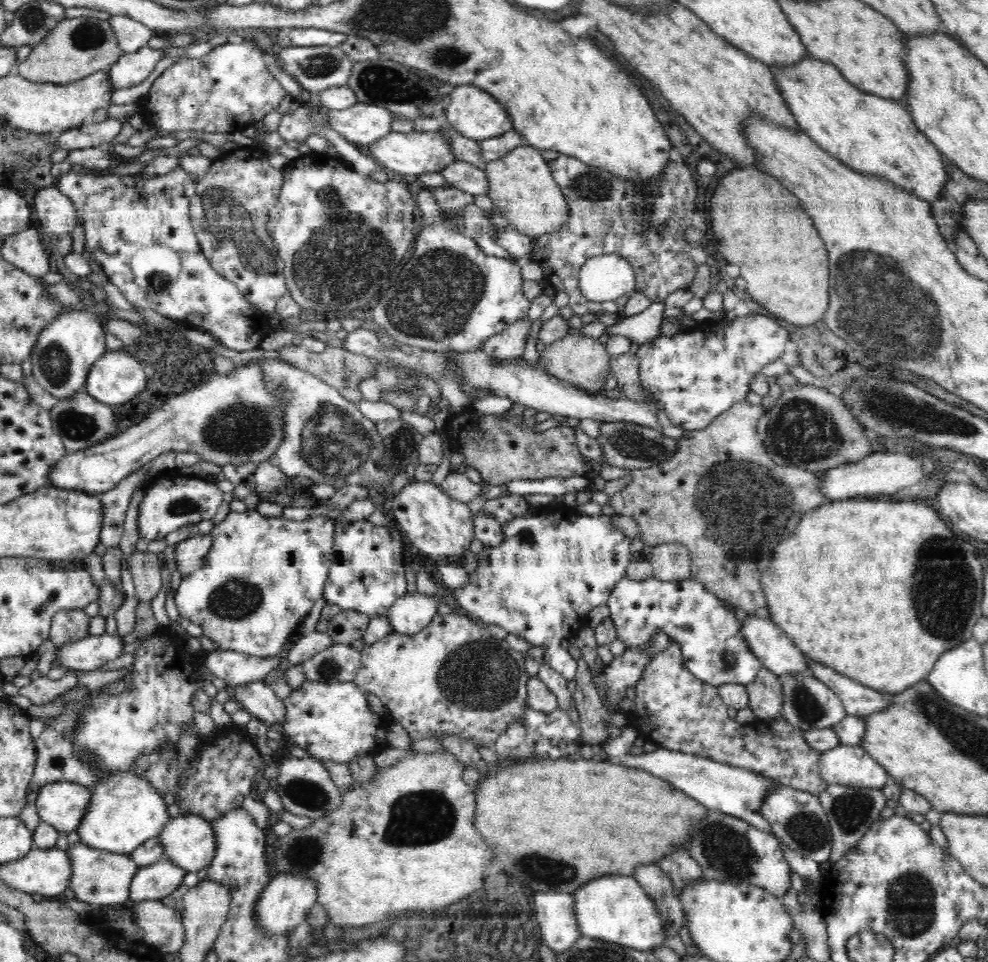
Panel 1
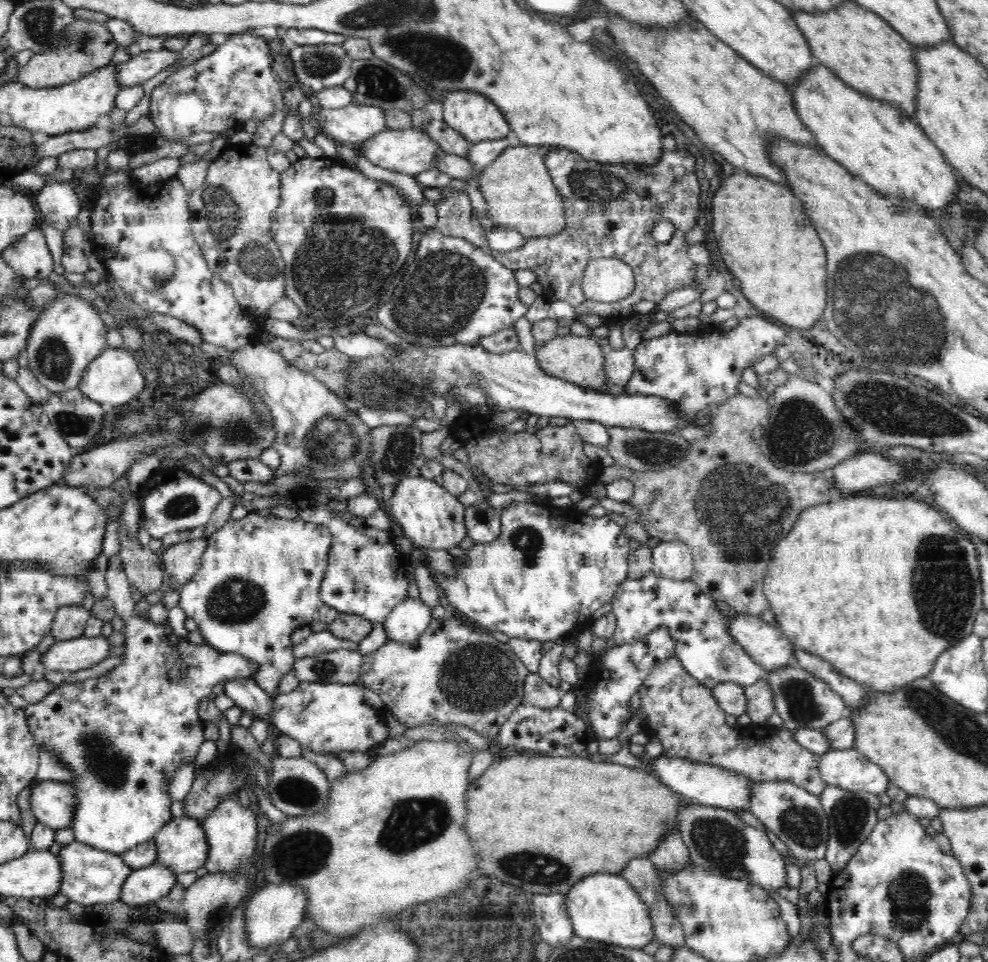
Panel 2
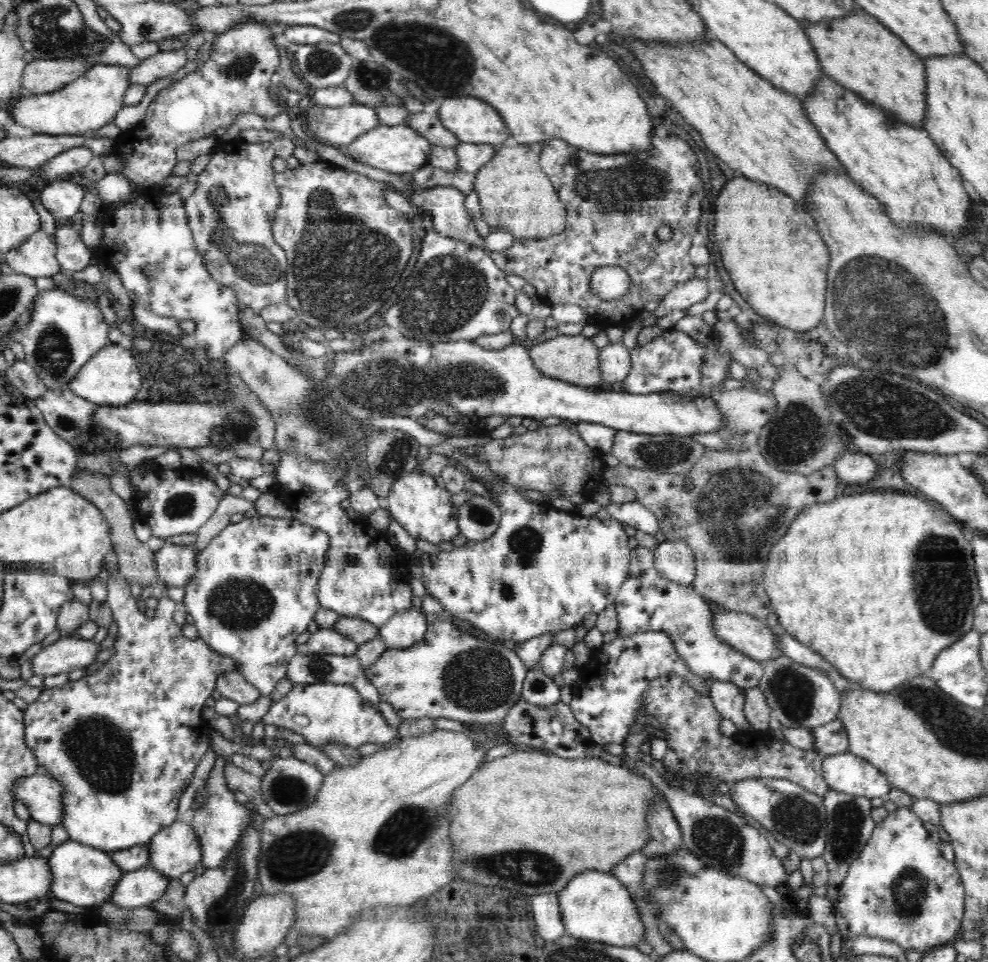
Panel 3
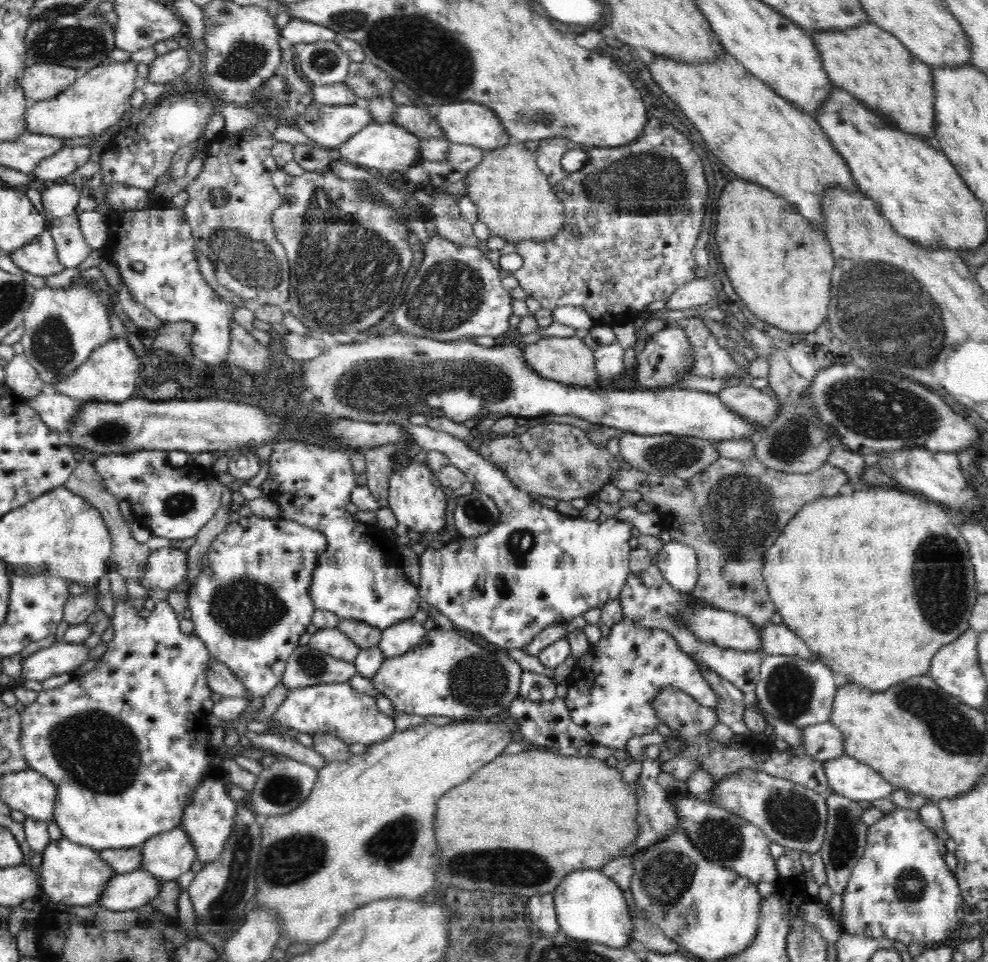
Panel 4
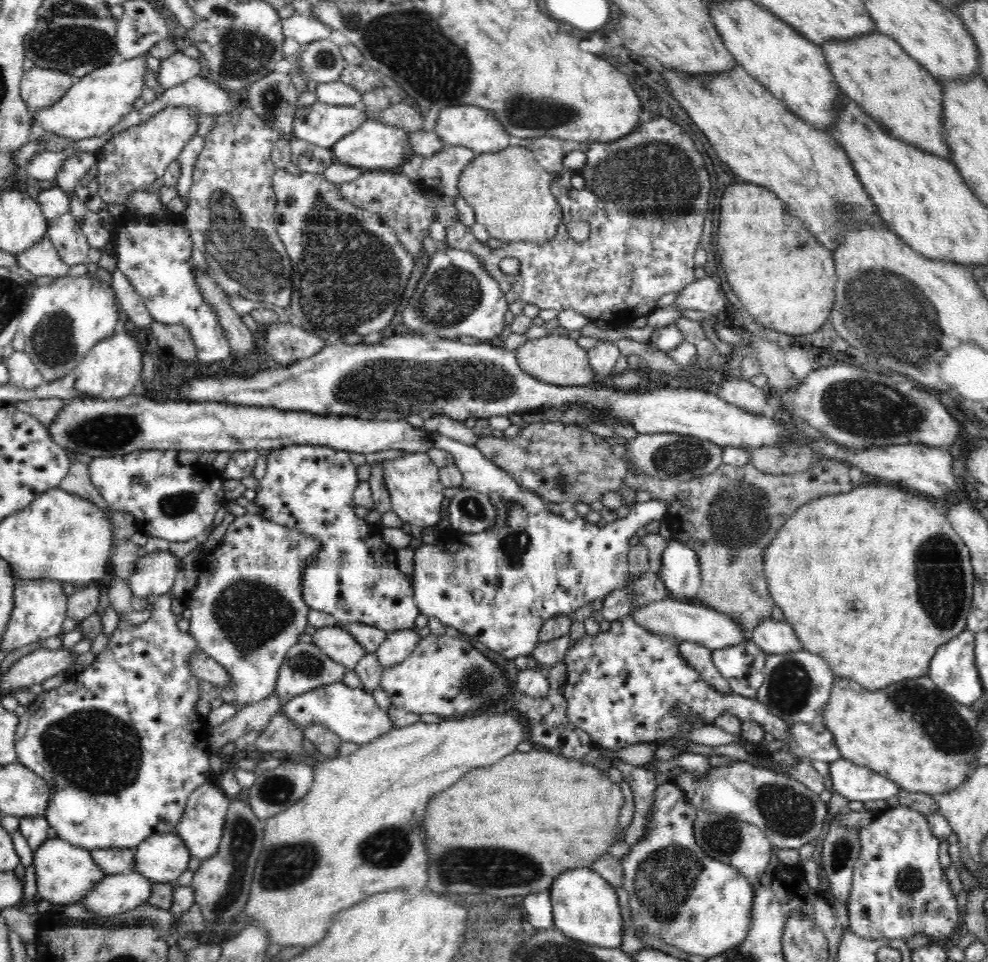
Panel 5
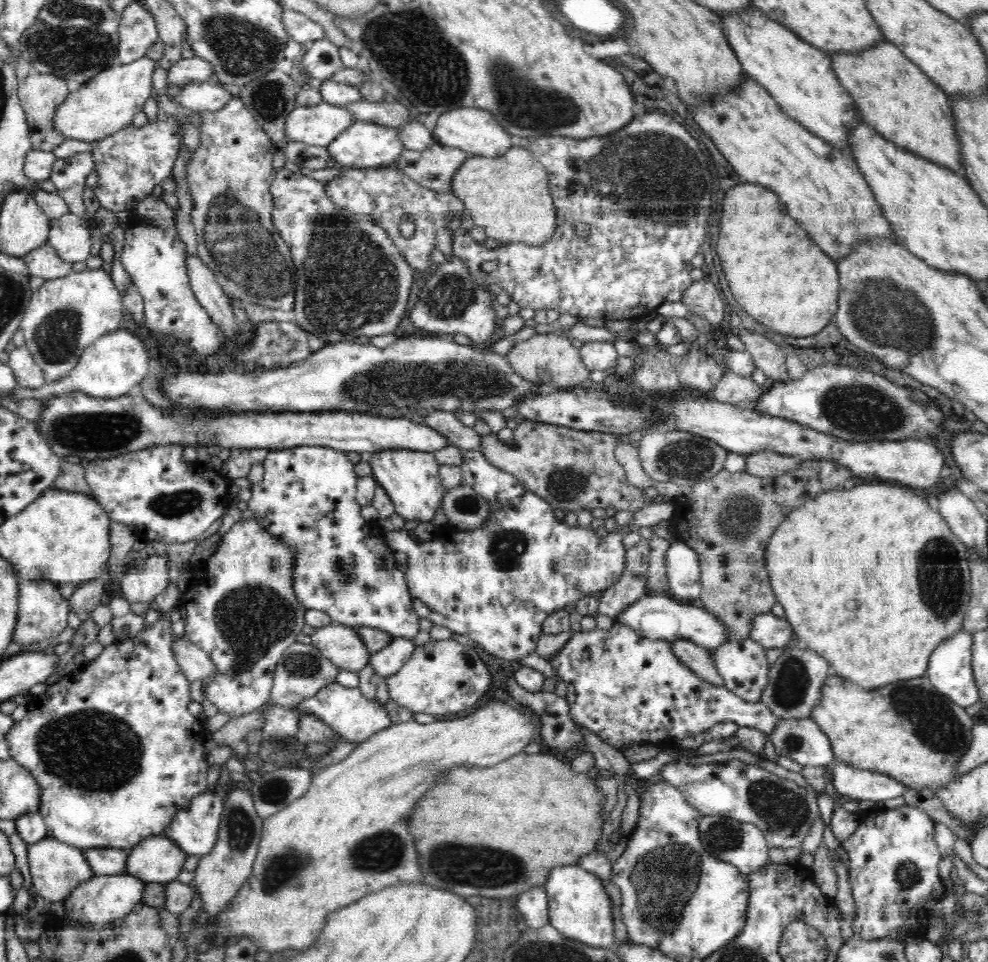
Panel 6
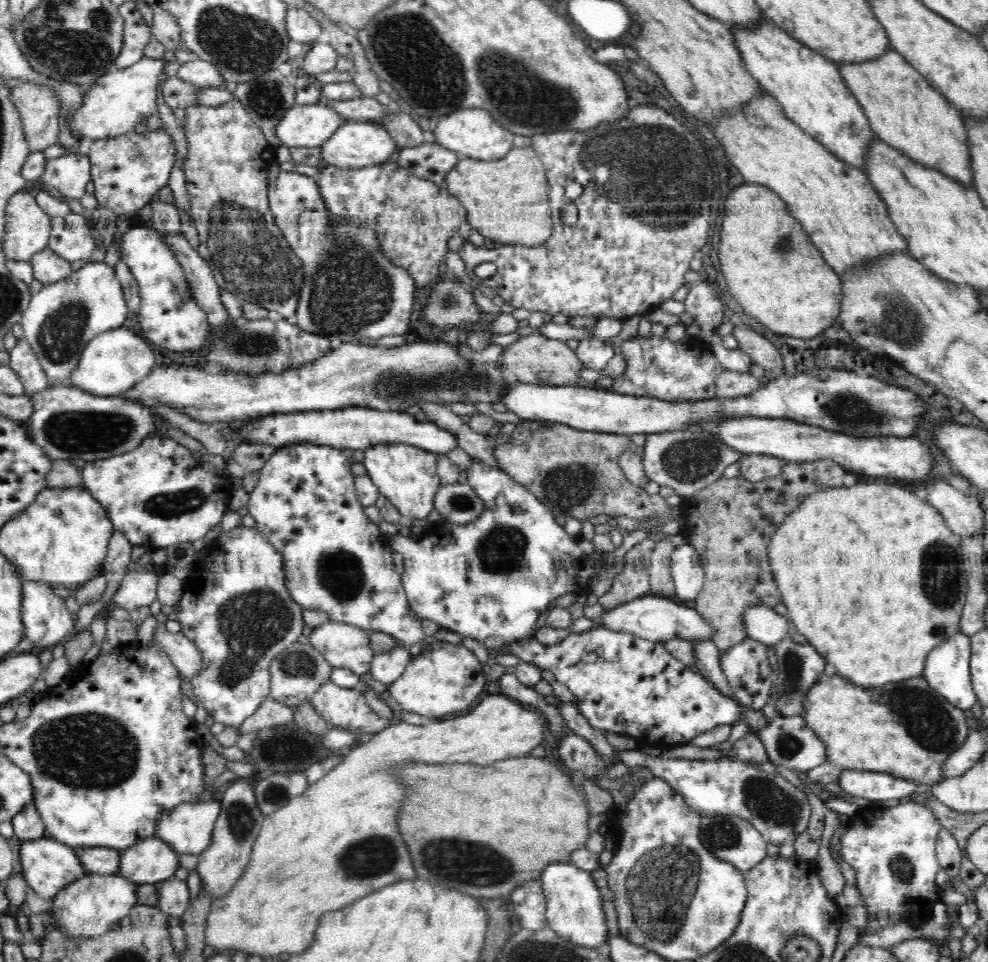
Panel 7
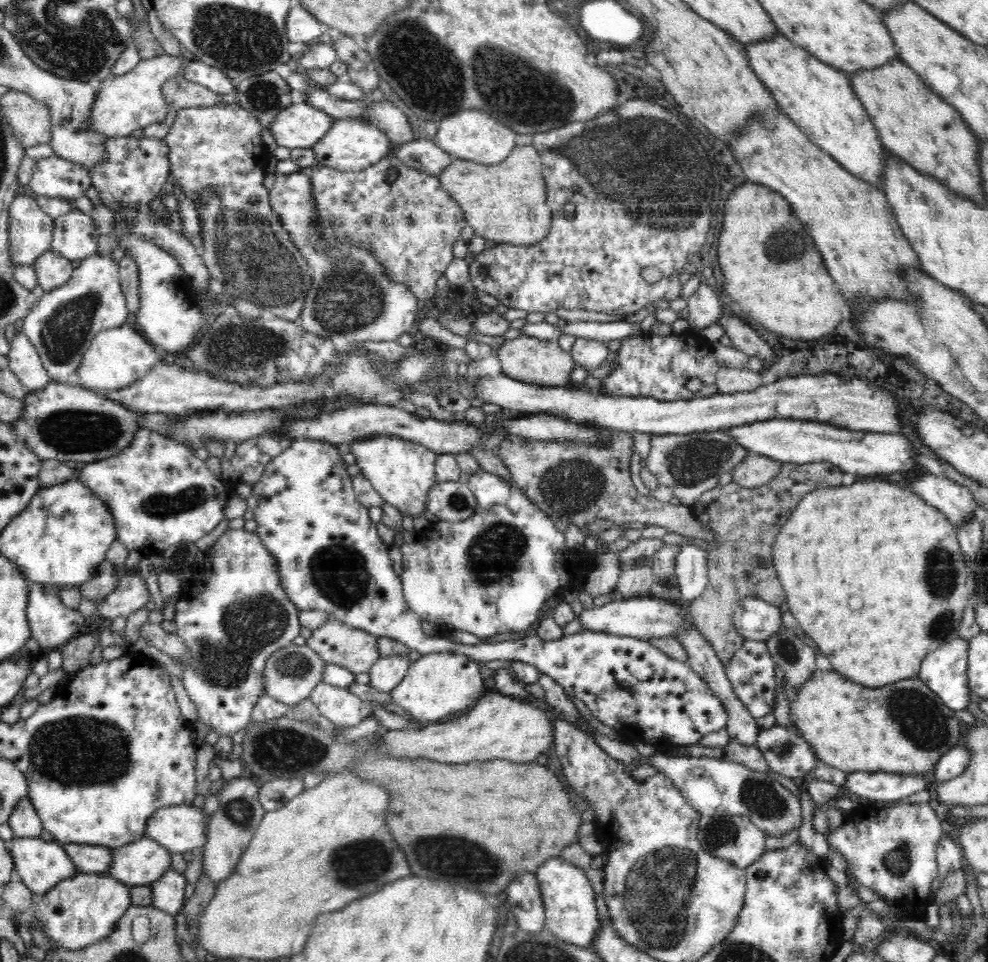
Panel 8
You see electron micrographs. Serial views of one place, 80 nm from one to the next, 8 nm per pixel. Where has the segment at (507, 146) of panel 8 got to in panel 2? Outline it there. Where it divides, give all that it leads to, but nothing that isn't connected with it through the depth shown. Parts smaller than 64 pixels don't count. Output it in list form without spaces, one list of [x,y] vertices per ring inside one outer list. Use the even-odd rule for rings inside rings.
[[[454,90],[441,101],[443,121],[470,143],[502,139],[511,130],[498,106],[482,94]]]

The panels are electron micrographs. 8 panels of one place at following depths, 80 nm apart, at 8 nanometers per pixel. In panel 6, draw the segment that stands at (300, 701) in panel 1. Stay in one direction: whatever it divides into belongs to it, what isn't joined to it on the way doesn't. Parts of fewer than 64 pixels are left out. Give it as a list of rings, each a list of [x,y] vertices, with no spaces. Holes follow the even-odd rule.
[[[335,681],[326,684],[312,698],[304,698],[304,702],[300,702],[296,709],[298,714],[308,713],[322,719],[342,739],[358,744],[393,725],[384,705],[364,698],[358,687],[346,688],[346,686],[342,686]]]

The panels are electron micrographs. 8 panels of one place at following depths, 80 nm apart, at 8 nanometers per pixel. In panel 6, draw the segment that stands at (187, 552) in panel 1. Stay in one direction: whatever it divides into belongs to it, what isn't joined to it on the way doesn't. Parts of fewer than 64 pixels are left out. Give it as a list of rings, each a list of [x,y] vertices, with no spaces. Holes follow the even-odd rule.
[[[167,555],[148,556],[131,566],[123,575],[119,590],[130,604],[155,600],[170,581]]]

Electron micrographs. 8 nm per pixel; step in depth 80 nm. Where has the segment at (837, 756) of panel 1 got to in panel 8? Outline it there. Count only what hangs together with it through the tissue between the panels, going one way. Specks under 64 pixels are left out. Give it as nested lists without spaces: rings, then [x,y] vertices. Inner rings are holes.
[[[850,772],[844,788],[857,794],[869,803],[877,800],[897,802],[926,788],[925,778],[914,773]]]

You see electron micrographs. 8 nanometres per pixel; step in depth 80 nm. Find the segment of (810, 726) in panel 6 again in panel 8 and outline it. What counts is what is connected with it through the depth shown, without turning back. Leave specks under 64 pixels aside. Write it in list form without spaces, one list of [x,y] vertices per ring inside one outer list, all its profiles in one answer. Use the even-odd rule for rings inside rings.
[[[775,723],[771,728],[759,731],[756,744],[769,770],[786,778],[803,777],[818,760],[795,726],[785,729]]]

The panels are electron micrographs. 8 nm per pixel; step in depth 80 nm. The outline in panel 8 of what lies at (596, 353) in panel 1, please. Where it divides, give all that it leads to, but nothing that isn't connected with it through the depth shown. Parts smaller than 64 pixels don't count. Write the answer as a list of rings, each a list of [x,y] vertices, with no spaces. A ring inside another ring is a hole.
[[[528,335],[508,339],[497,348],[495,354],[501,362],[502,372],[507,377],[538,386],[564,386],[571,381],[570,373],[576,366],[571,353],[562,350],[558,340]]]

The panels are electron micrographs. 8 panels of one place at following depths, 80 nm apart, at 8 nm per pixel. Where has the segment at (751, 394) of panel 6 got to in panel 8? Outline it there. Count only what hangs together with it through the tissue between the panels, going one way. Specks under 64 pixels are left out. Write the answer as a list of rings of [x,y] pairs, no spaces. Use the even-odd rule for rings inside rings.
[[[722,366],[716,374],[716,387],[720,394],[750,392],[762,385],[762,374],[748,368],[735,369]]]

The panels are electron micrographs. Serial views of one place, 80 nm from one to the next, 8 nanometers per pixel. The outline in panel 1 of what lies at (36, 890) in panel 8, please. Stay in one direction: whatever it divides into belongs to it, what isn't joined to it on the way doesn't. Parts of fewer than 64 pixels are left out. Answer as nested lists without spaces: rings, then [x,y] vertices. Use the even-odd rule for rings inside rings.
[[[82,842],[71,845],[67,849],[67,853],[69,854],[72,869],[68,890],[72,891],[74,899],[102,908],[122,904],[130,899],[129,886],[140,866],[128,854],[95,849]]]

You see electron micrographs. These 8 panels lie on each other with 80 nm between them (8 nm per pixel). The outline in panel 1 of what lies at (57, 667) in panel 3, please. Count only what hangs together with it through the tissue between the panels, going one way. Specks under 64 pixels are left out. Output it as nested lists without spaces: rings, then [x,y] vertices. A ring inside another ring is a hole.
[[[108,633],[99,636],[86,636],[80,642],[72,642],[58,649],[53,666],[69,670],[96,670],[110,660],[124,654],[126,643],[120,636]]]

